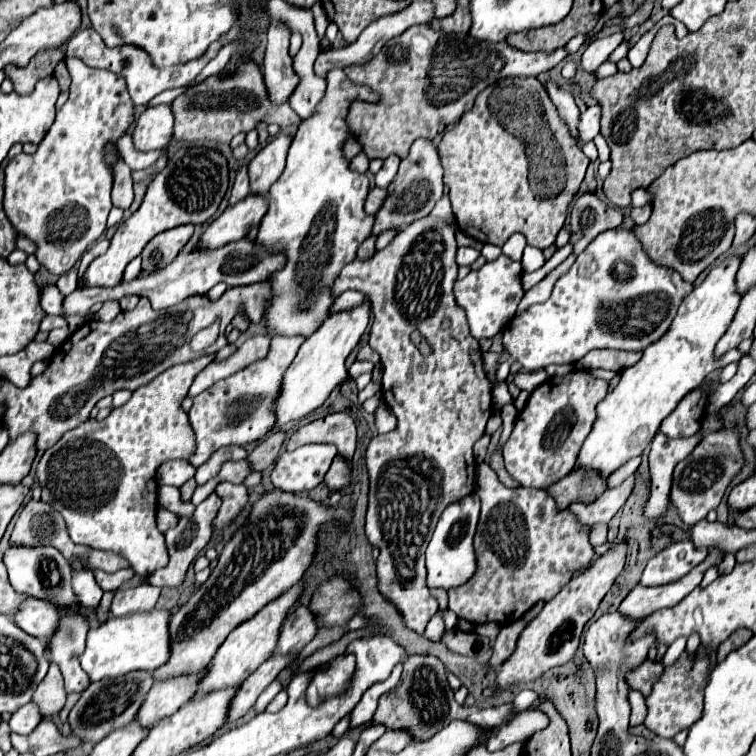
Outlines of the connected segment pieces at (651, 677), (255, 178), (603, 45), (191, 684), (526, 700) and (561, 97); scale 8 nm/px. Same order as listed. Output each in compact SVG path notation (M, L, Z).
M647 659L645 663L641 663L641 667L637 667L637 671L631 671L627 675L627 683L631 685L631 689L637 689L647 697L647 695L651 695L651 689L655 685L655 681L659 681L663 671L665 671L665 667L661 661Z
M277 135L267 147L263 147L249 161L249 185L251 195L265 195L269 187L277 181L285 167L285 155L289 149L291 137Z
M613 33L609 37L593 41L581 55L581 69L583 71L595 71L621 41L623 41L623 33Z
M195 673L195 675L183 675L183 677L155 683L149 689L147 699L143 701L141 709L135 715L137 723L141 727L151 729L161 719L169 717L173 711L177 711L181 705L185 705L193 697L199 677L201 673Z
M523 689L517 697L515 697L515 707L519 707L519 711L523 711L523 709L527 709L531 703L533 703L533 699L537 699L537 693L533 693L531 689Z
M547 83L545 85L547 87L547 91L549 91L549 97L553 99L553 103L557 105L557 111L559 111L559 115L561 115L561 119L565 121L565 125L569 127L569 131L571 131L571 137L575 139L575 141L579 141L579 107L575 105L575 99L573 99L573 95L571 93L567 93L567 91L563 91L563 89L559 89L557 85L553 85L553 83Z

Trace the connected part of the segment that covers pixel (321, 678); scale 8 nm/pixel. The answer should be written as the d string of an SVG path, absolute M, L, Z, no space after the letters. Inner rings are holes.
M341 653L329 663L317 665L313 671L313 679L307 685L305 701L311 707L319 707L323 701L343 695L355 673L355 657L351 653Z

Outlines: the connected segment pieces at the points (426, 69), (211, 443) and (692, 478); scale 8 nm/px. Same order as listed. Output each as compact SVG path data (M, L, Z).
M413 25L405 33L393 37L385 43L379 55L375 55L365 65L349 65L343 71L347 73L349 81L355 85L365 85L383 99L383 105L349 105L347 125L353 133L353 137L363 145L363 151L369 159L387 159L389 155L399 155L401 159L409 153L409 147L415 139L433 139L439 133L439 125L447 127L461 119L463 113L467 113L475 97L489 87L491 83L497 83L505 77L537 77L543 71L549 71L555 67L563 57L567 57L565 49L557 49L551 55L545 53L523 53L519 49L509 47L507 43L491 43L491 41L477 41L469 37L467 33L445 33L441 29L433 29L427 25Z
M277 337L271 339L271 351L265 359L251 363L243 371L217 381L207 391L199 393L193 399L193 407L189 409L189 421L197 433L197 451L191 465L199 467L209 459L219 447L227 445L247 445L251 441L259 441L273 429L273 411L269 411L269 403L277 397L281 375L289 367L289 363L297 355L297 347L305 341L305 337Z
M727 429L721 431L721 435L709 435L709 439L703 439L689 457L677 463L673 471L671 505L677 509L685 525L693 525L705 519L709 511L717 509L727 485L735 477L741 463L743 459L741 459L741 449L739 449L739 435Z

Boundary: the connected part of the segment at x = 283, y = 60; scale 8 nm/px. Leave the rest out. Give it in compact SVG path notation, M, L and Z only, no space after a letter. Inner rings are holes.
M269 27L267 31L267 51L263 59L263 81L267 87L267 97L273 105L283 105L293 95L299 85L299 75L293 69L293 57L289 55L289 31L285 27Z

